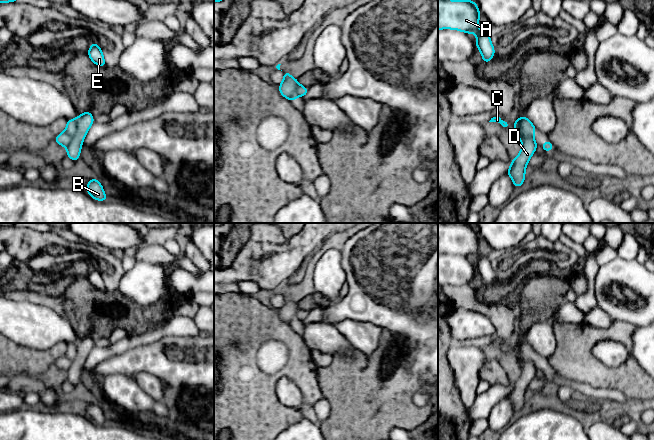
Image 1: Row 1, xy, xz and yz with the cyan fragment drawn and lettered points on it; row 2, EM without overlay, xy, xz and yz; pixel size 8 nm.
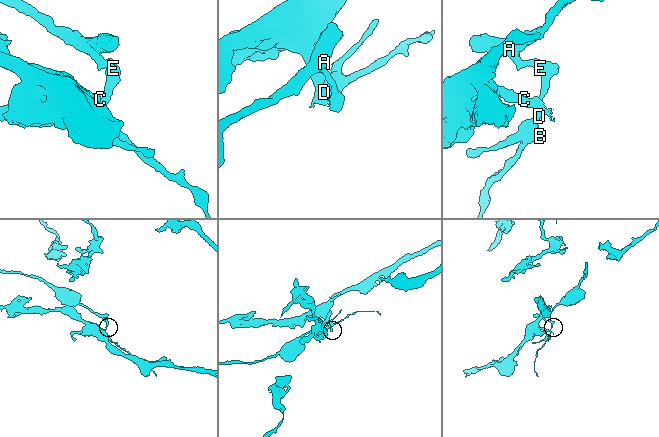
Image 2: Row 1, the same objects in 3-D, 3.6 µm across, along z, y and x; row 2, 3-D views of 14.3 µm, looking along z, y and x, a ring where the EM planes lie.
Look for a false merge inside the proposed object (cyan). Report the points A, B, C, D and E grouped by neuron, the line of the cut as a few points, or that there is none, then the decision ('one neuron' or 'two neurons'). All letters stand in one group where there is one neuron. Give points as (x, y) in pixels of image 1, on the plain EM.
groups A B D E / C; cut xy (76, 343), (76, 358), (67, 370); two neurons

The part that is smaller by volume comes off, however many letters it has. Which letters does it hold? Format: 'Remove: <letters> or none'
Remove: A, B, D, E

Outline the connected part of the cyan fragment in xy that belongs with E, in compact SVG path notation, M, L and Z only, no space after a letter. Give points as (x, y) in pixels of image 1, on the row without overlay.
M93 265L91 271L87 275L88 280L92 284L94 288L100 291L106 291L106 287L104 284L104 280L102 278L102 273L98 270L98 268Z

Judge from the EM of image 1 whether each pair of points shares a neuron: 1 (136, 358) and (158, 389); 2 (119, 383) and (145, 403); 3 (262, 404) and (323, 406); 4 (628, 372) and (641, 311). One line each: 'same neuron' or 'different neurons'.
1: different neurons
2: same neuron
3: different neurons
4: different neurons

